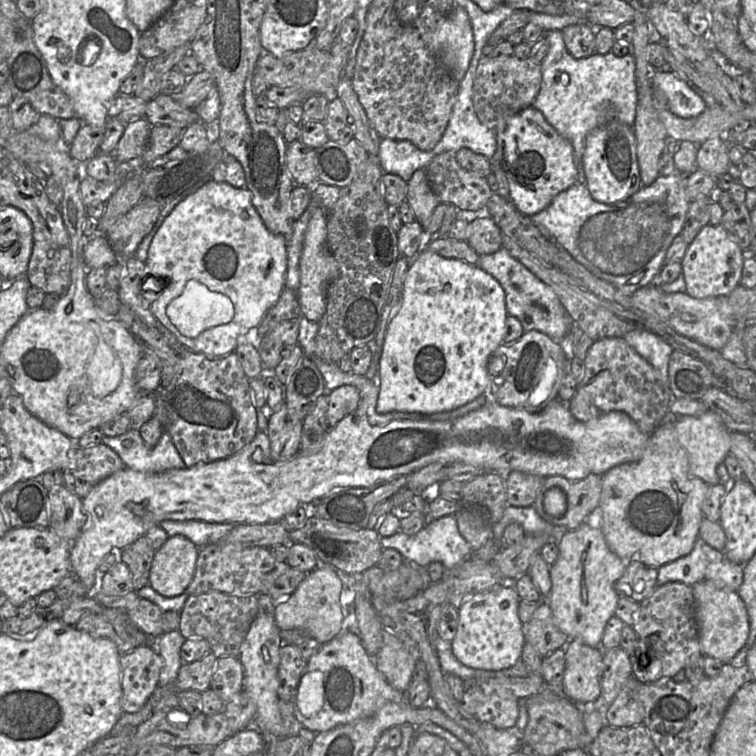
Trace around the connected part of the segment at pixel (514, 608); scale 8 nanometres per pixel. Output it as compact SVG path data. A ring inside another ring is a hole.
M504 583L487 591L474 594L458 608L458 624L452 651L463 665L480 670L508 669L521 658L525 636L518 616L520 597L514 583Z

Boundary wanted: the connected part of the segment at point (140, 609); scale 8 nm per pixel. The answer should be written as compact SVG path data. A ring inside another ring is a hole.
M138 598L126 608L126 612L132 623L149 638L155 638L164 633L163 611L151 601Z

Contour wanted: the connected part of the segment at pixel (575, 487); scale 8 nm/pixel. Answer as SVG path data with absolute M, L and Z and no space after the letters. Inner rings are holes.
M590 474L580 480L549 476L544 479L533 506L542 519L558 529L574 530L588 520L596 520L601 490L602 475ZM554 486L561 487L567 495L567 511L561 517L553 517L544 509L544 495Z

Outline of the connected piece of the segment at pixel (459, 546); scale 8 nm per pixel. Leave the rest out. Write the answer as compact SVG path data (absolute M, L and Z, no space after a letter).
M455 514L432 519L415 535L407 535L398 531L391 536L381 537L380 542L383 549L396 549L401 553L404 560L414 562L425 568L431 562L438 561L444 565L445 569L450 569L465 560L473 550L459 532Z

